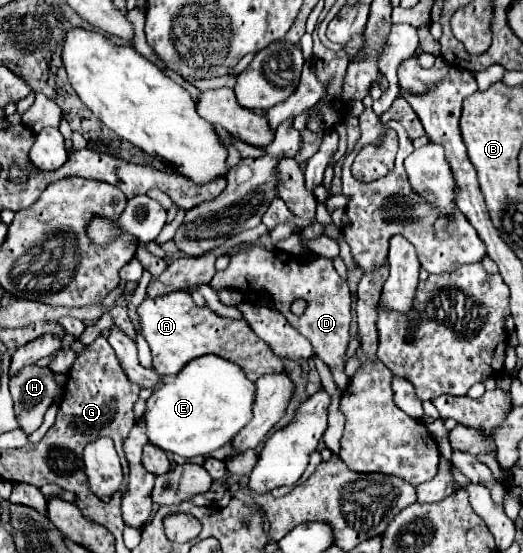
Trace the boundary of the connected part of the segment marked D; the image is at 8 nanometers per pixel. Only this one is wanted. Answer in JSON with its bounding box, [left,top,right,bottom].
[211,245,351,371]

